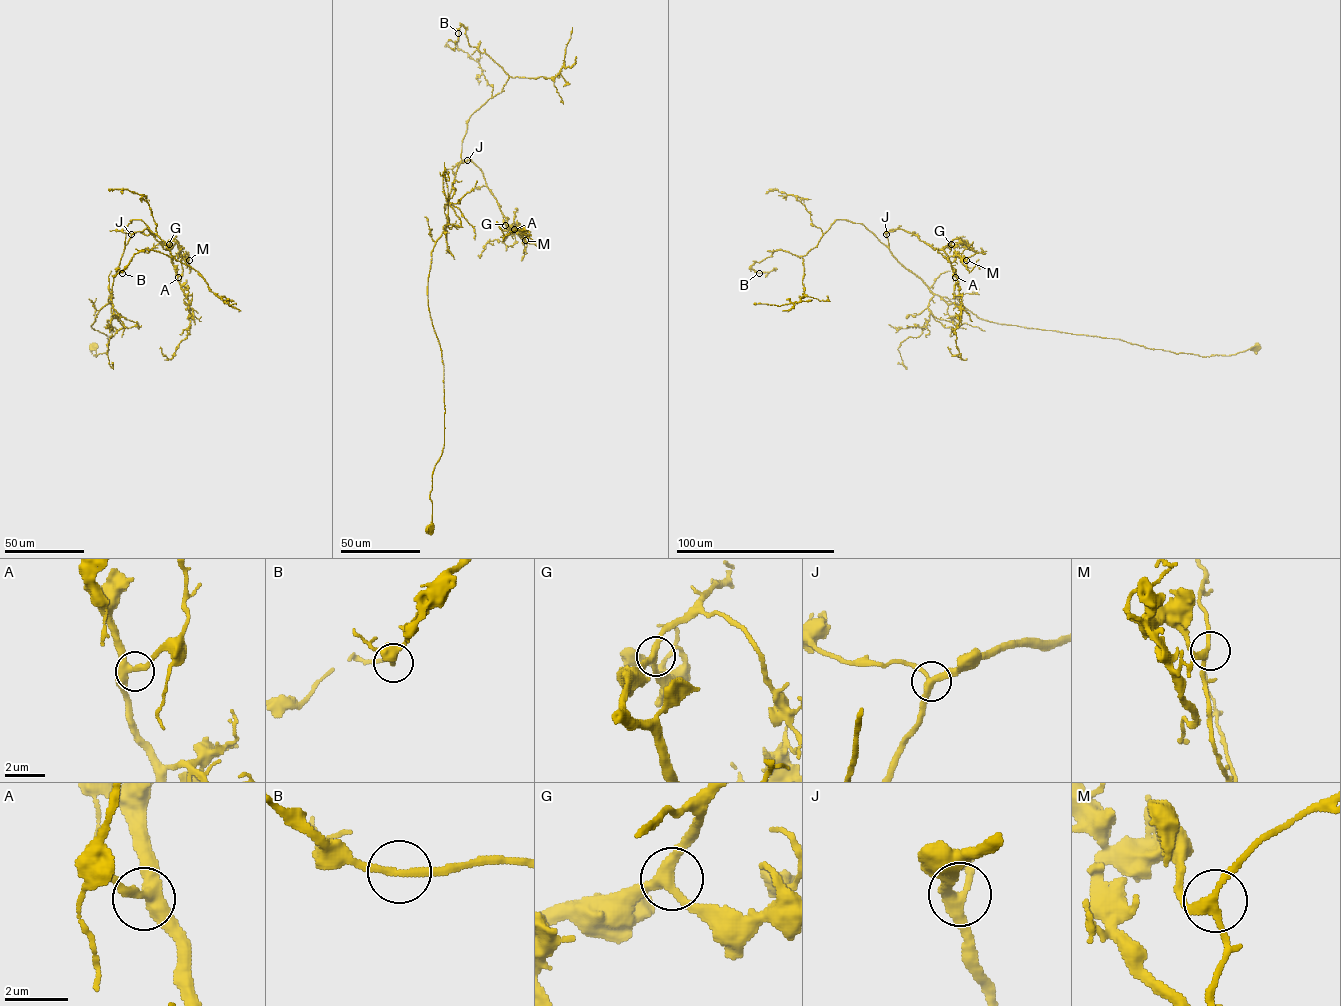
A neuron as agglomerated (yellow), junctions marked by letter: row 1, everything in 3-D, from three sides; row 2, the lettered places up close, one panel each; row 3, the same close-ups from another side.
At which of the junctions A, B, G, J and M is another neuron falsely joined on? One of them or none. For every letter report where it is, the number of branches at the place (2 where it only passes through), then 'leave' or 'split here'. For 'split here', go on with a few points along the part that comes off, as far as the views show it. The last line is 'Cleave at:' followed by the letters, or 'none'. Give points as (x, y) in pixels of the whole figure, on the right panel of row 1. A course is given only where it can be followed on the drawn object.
A: (955, 277) | 3 | leave
B: (759, 273) | 2 | leave
G: (951, 244) | 3 | leave
J: (886, 234) | 3 | leave
M: (966, 260) | 3 | leave
Cleave at: none

